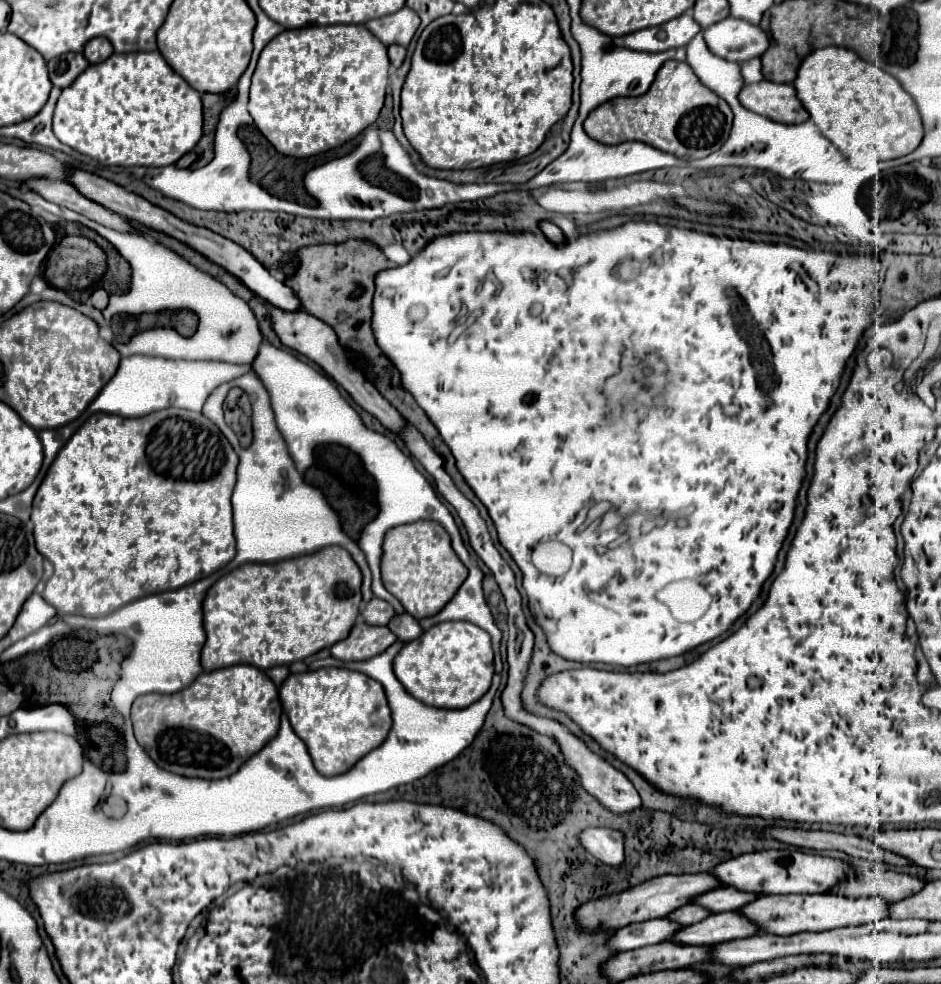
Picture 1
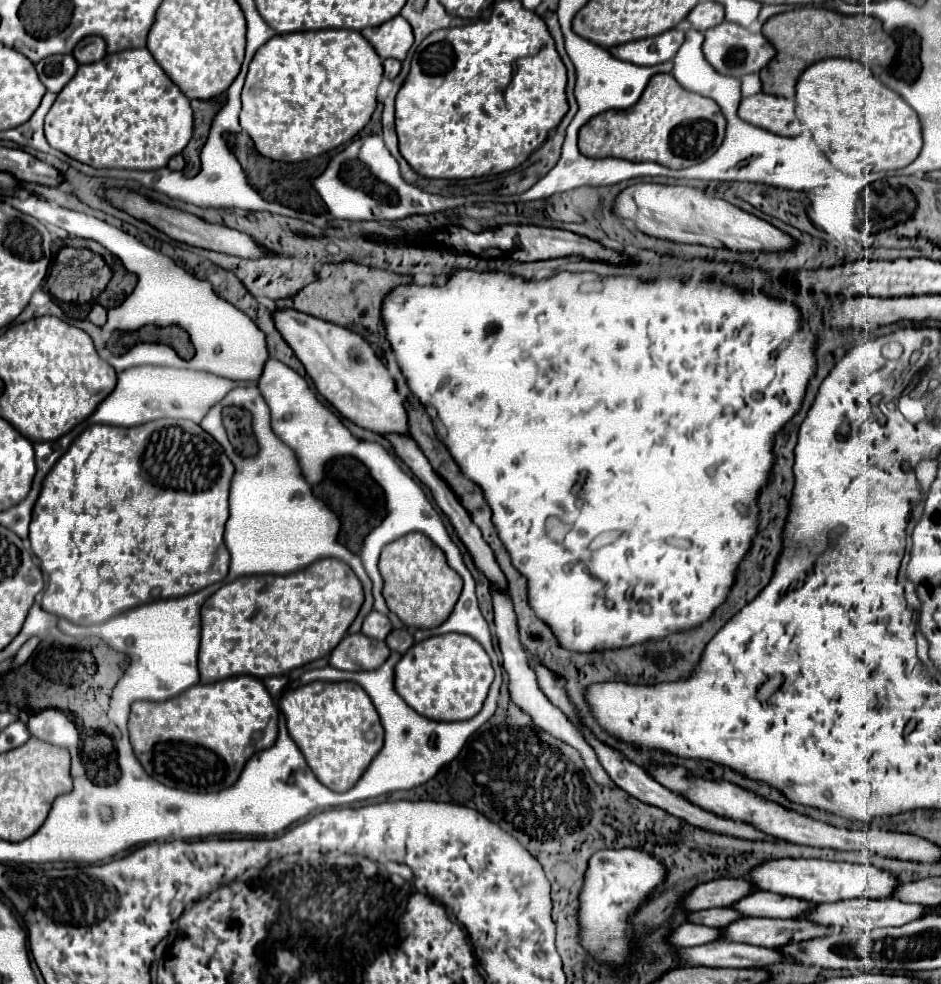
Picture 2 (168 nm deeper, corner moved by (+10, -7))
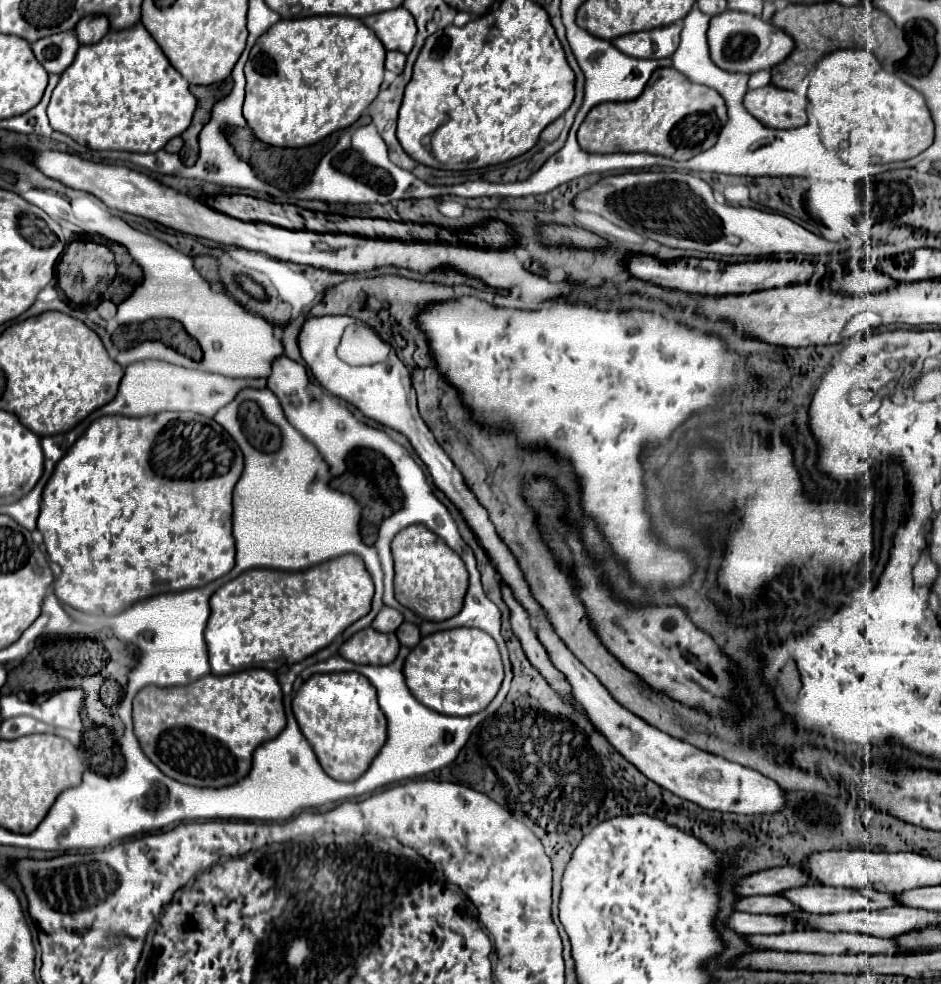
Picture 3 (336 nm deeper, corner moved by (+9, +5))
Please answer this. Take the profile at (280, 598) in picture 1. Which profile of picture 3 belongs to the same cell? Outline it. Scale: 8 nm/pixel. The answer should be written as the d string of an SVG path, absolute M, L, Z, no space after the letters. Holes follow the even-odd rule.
M343 554L321 562L309 570L247 570L241 576L223 584L209 600L211 616L205 628L205 642L209 650L209 666L213 674L233 674L247 668L277 670L283 664L295 664L303 658L329 646L349 624L371 610L373 580L357 554Z

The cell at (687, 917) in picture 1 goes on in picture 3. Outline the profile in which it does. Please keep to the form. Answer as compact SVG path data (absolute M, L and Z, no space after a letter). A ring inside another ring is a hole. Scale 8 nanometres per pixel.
M749 896L749 898L737 898L735 902L737 912L751 912L751 914L787 914L791 910L799 910L797 906L789 904L783 896Z

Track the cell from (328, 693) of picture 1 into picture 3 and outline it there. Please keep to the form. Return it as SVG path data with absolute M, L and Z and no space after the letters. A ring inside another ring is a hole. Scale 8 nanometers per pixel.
M359 672L313 674L297 690L293 714L319 764L333 780L359 778L387 740L387 722L377 704L377 692Z

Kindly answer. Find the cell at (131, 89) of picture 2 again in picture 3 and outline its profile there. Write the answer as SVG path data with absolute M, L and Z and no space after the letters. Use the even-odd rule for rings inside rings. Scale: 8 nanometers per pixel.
M137 24L129 30L119 30L119 32L109 30L107 36L103 36L101 42L79 48L75 62L71 64L71 68L67 68L67 72L61 74L61 80L53 90L53 96L51 96L51 102L49 102L49 108L47 108L47 116L49 116L49 122L51 122L53 130L71 136L75 142L79 142L83 146L89 146L91 150L125 150L125 152L141 152L143 154L143 152L159 152L171 138L181 136L187 130L187 126L191 124L193 110L195 110L195 98L189 92L189 82L169 64L169 60L165 58L161 48L155 44L151 34L145 30L145 26Z

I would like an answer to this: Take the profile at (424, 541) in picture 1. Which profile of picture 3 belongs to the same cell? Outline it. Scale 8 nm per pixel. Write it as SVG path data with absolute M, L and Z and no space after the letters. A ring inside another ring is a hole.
M413 524L403 528L391 542L395 560L395 598L425 620L447 620L463 606L467 592L467 570L463 560L429 528Z

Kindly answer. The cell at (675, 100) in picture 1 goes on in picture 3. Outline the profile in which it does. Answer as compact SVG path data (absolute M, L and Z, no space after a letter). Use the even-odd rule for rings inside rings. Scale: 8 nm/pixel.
M657 68L639 98L597 104L583 120L577 136L587 152L647 152L671 160L689 160L711 148L725 124L727 108L717 90L689 82L675 68Z

